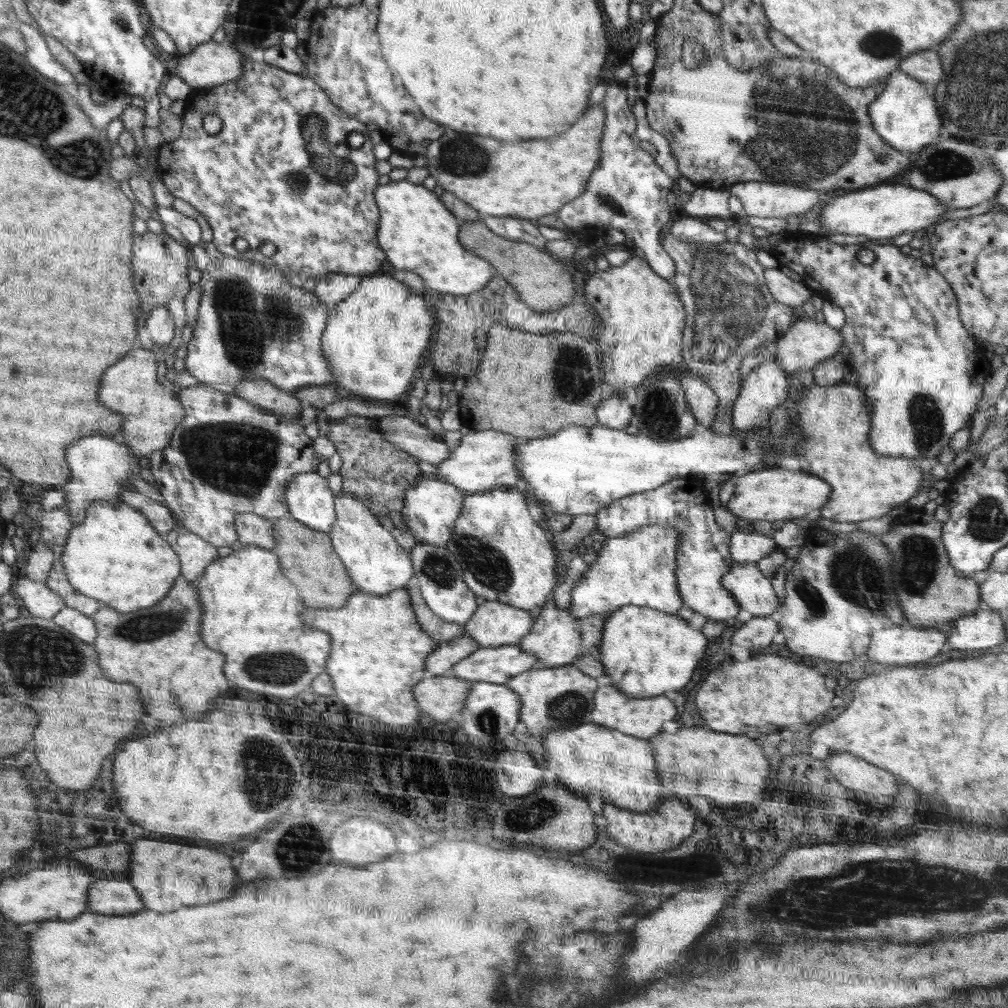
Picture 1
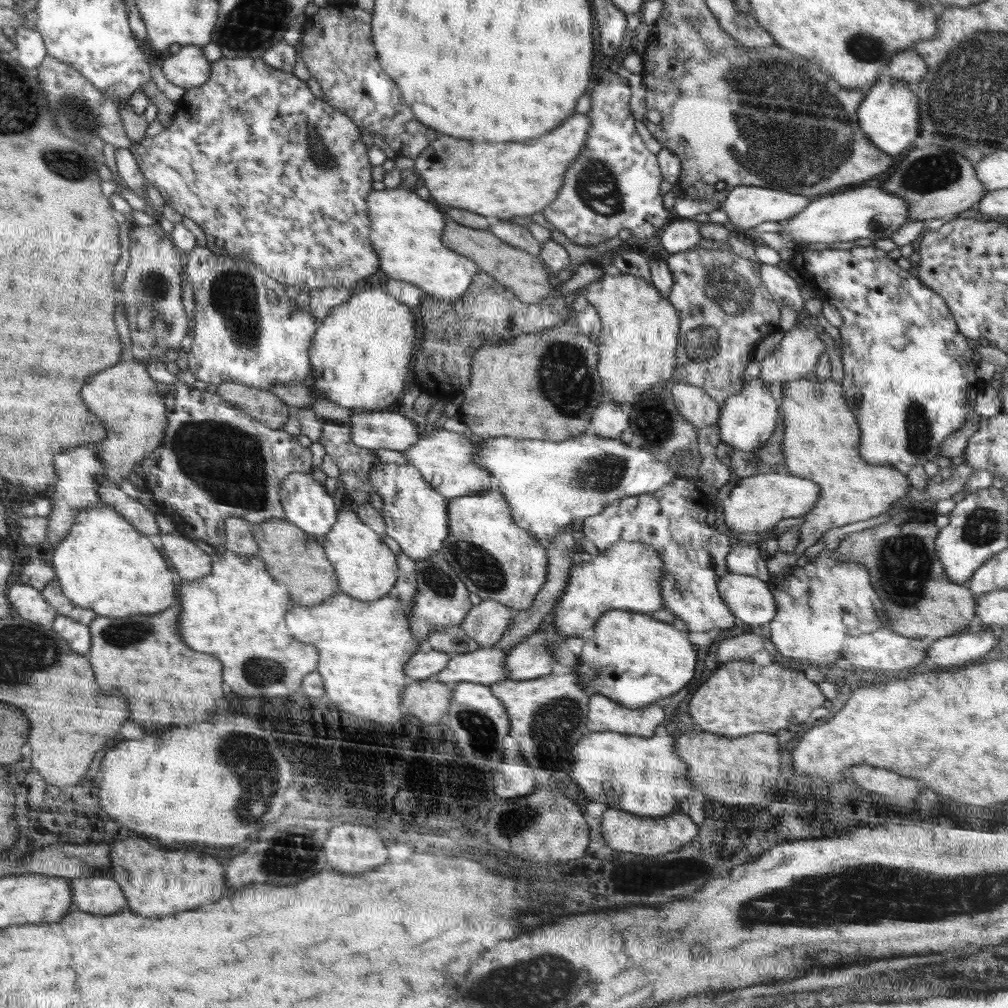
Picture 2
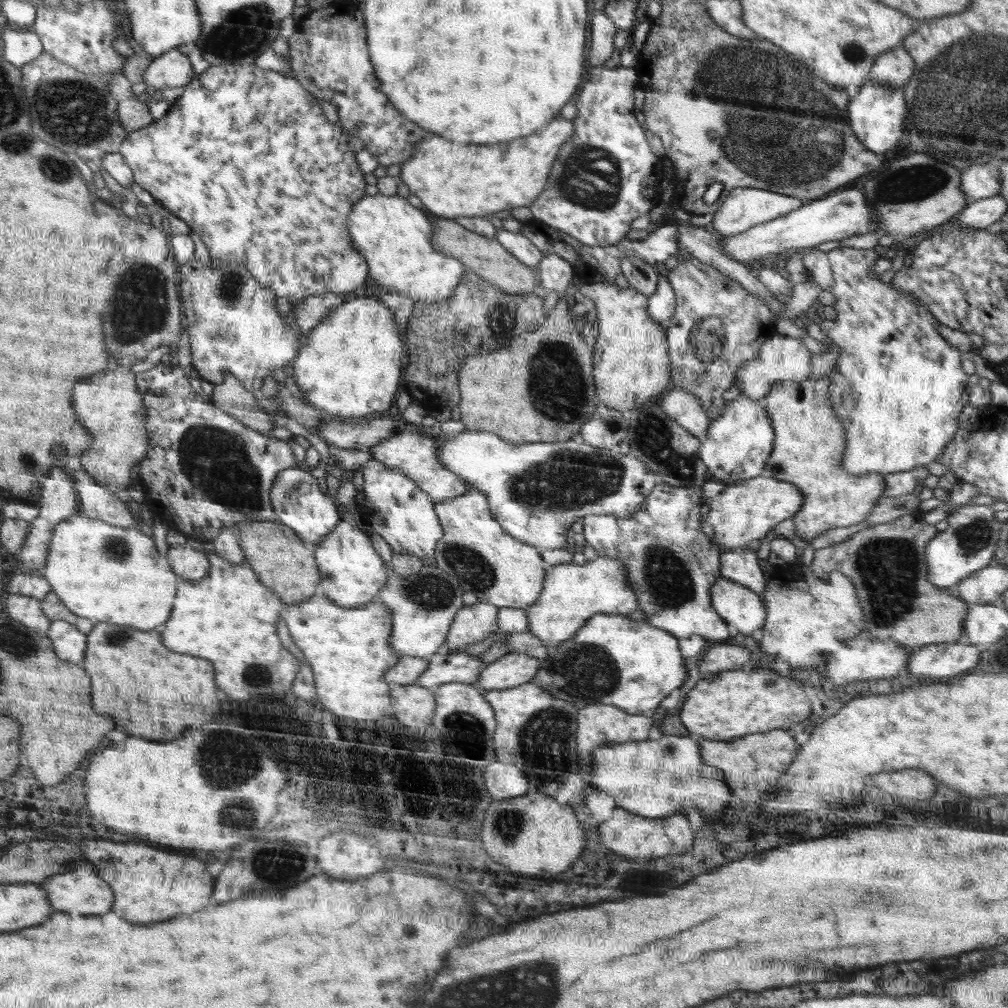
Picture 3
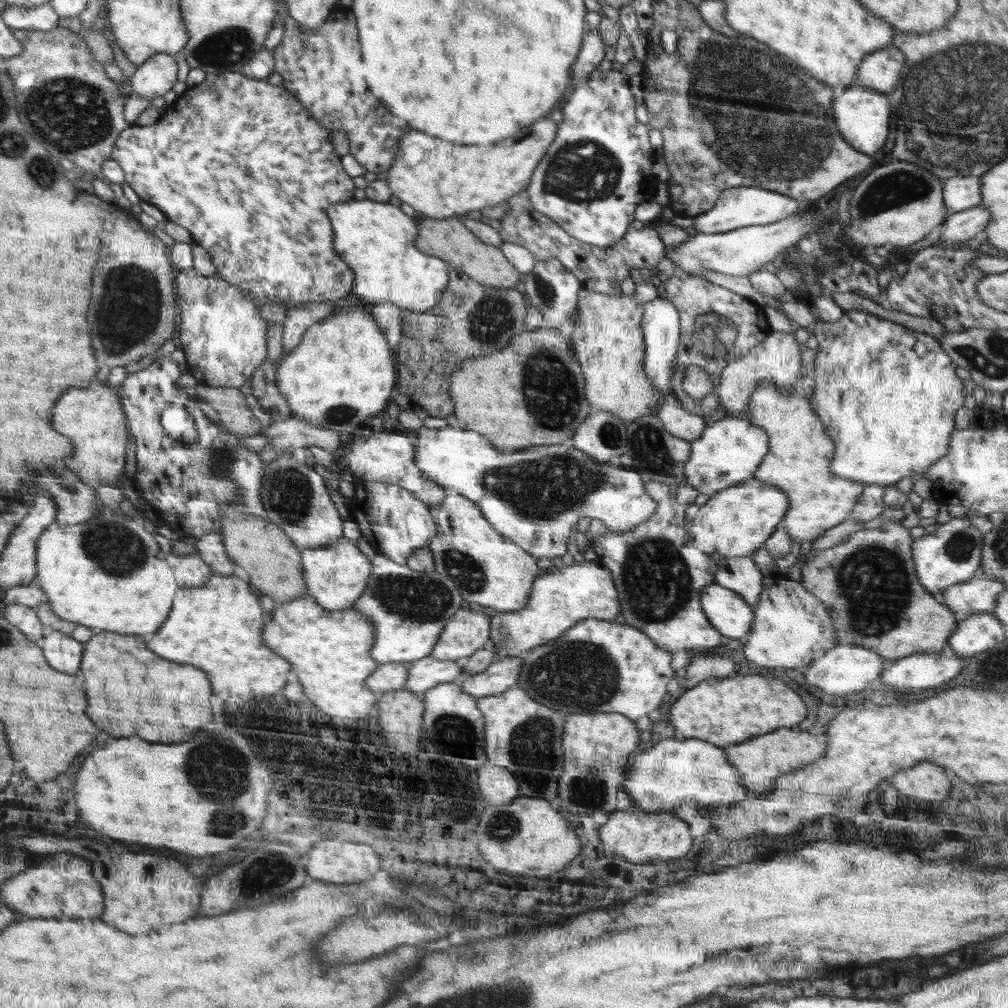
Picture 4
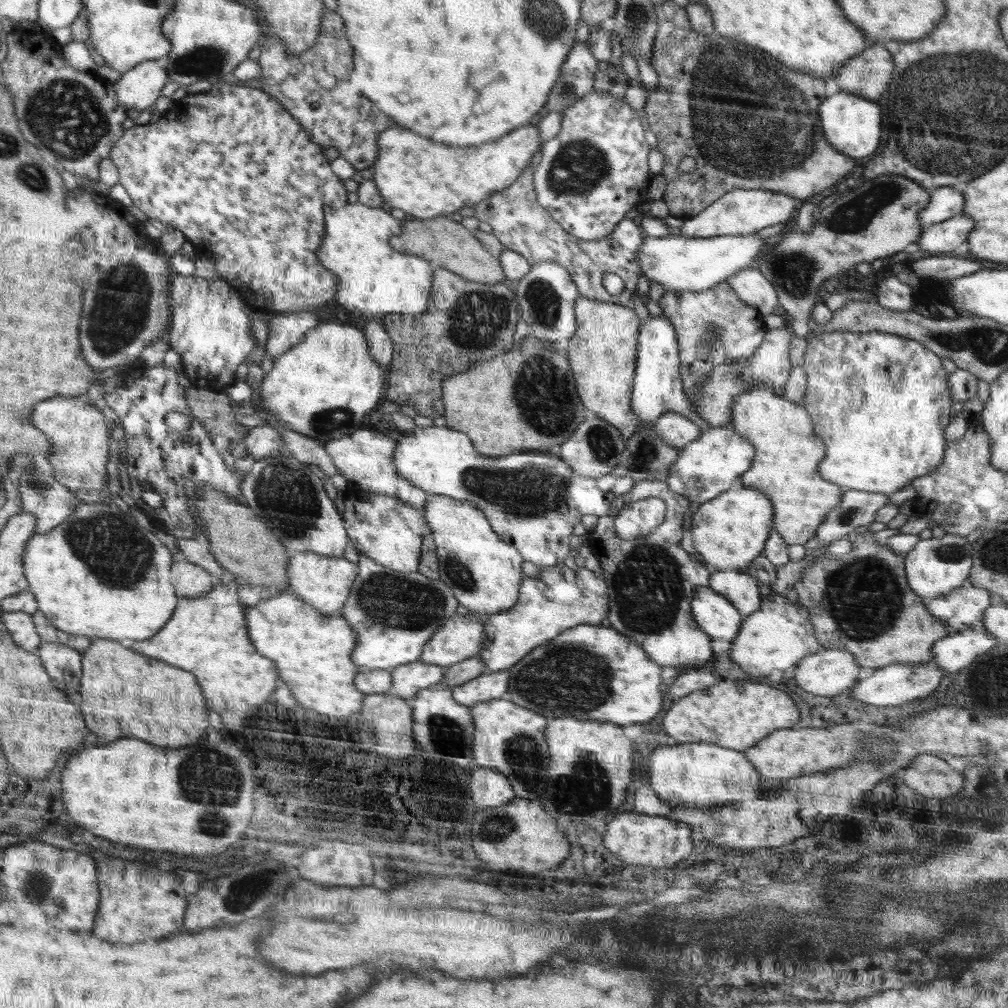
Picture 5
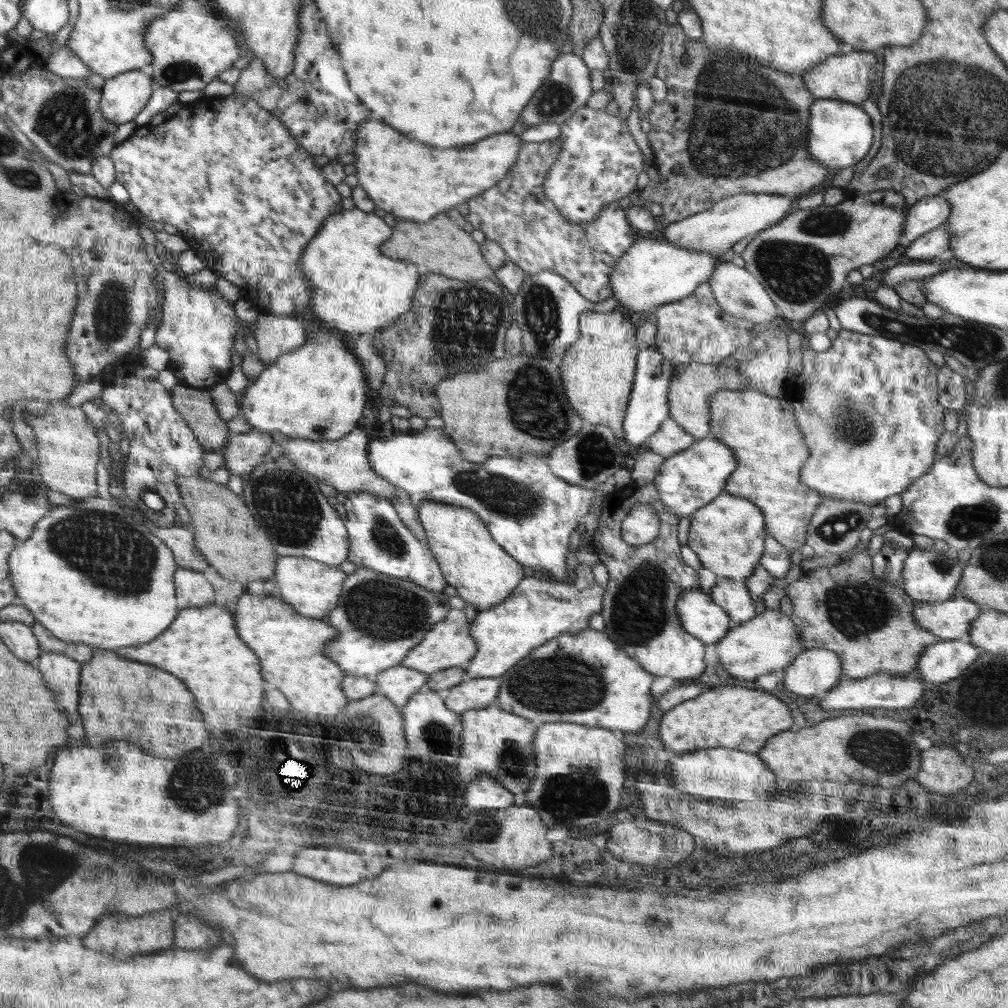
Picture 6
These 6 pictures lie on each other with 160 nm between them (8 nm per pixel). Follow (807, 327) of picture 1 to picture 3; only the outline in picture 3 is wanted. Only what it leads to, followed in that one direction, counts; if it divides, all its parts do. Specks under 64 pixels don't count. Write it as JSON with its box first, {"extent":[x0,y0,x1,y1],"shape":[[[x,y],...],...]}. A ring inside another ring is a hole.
{"extent":[733,333,812,400],"shape":[[[777,333],[762,343],[756,358],[744,362],[744,366],[736,372],[733,383],[740,389],[740,395],[758,400],[765,397],[776,383],[784,380],[805,381],[811,374],[811,368],[812,352],[802,344],[802,341]]]}

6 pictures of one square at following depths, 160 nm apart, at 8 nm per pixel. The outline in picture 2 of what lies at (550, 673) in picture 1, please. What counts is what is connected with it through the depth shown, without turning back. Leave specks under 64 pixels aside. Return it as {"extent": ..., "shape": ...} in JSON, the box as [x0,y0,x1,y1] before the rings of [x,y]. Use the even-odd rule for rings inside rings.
{"extent":[490,672,589,775],"shape":[[[572,672],[564,675],[546,675],[530,680],[506,680],[490,685],[491,690],[506,707],[507,714],[510,715],[511,728],[510,736],[516,740],[519,746],[517,754],[524,756],[524,761],[536,770],[554,770],[563,775],[571,768],[573,762],[572,747],[586,735],[586,721],[588,714],[589,696],[576,680],[576,675]]]}

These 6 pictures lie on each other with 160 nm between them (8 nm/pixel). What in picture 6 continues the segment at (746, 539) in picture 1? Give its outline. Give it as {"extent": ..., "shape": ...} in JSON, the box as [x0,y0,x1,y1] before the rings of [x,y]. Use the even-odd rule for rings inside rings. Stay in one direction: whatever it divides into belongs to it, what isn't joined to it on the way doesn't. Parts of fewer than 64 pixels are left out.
{"extent":[711,577,757,629],"shape":[[[725,577],[716,580],[716,585],[711,588],[711,599],[728,614],[732,629],[757,615],[744,582]]]}

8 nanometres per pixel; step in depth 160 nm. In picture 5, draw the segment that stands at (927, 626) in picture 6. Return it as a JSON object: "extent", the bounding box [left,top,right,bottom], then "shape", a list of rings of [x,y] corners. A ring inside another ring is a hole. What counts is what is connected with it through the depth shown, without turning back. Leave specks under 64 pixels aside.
{"extent":[925,580,991,634],"shape":[[[966,580],[962,586],[925,602],[927,611],[939,618],[950,634],[966,630],[972,622],[981,620],[990,606],[991,593]]]}

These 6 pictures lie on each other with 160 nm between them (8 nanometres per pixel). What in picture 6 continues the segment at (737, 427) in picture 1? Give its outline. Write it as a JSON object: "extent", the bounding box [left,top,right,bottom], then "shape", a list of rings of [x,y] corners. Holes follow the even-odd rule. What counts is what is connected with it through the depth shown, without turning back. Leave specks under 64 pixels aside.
{"extent":[652,437,736,520],"shape":[[[706,437],[696,440],[686,450],[665,457],[652,483],[657,487],[665,508],[669,508],[679,519],[686,517],[691,520],[696,510],[721,493],[736,465],[735,454],[729,446]]]}

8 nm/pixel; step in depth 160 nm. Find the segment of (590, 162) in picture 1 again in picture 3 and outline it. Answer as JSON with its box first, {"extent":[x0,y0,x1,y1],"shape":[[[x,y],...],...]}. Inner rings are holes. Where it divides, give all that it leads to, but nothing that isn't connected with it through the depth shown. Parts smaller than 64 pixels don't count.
{"extent":[399,116,574,219],"shape":[[[558,116],[556,122],[550,122],[540,134],[532,134],[530,138],[516,138],[510,146],[510,142],[500,142],[496,146],[462,146],[454,144],[442,136],[432,136],[420,142],[415,152],[405,162],[401,163],[399,174],[401,182],[404,182],[410,190],[410,194],[418,196],[428,212],[436,214],[437,218],[446,217],[454,219],[460,216],[482,217],[490,212],[510,210],[519,206],[530,206],[532,201],[546,189],[547,178],[554,166],[555,158],[559,150],[573,136],[574,123],[567,118]]]}

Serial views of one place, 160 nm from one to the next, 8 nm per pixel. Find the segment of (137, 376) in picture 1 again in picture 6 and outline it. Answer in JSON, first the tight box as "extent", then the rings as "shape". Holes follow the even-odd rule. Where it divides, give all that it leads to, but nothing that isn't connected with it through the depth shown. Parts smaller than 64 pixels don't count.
{"extent":[24,401,100,500],"shape":[[[65,401],[53,402],[46,415],[24,414],[24,422],[36,435],[38,464],[35,465],[43,483],[56,492],[75,500],[96,496],[96,464],[100,458],[100,440],[86,422],[81,408],[70,408]]]}

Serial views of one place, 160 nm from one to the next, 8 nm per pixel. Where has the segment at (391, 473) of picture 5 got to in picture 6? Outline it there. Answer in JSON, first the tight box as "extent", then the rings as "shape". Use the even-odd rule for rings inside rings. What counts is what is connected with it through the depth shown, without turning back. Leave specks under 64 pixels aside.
{"extent":[273,430,402,499],"shape":[[[352,430],[347,437],[340,438],[336,441],[310,441],[307,439],[291,439],[276,433],[273,435],[276,444],[279,444],[281,448],[281,454],[286,457],[290,462],[295,463],[295,467],[298,470],[308,472],[312,476],[315,476],[317,480],[324,480],[330,486],[333,486],[337,492],[344,493],[356,493],[359,491],[368,491],[370,494],[380,495],[381,497],[391,499],[394,498],[399,492],[402,492],[400,487],[396,487],[393,484],[388,483],[379,474],[374,473],[368,462],[367,452],[368,445],[372,444],[369,436],[362,432],[362,430]]]}

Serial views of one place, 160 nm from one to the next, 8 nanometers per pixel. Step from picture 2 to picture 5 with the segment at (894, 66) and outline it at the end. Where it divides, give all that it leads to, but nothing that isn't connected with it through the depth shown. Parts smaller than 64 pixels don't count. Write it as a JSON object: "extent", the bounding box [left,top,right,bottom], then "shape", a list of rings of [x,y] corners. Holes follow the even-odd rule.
{"extent":[833,44,893,100],"shape":[[[876,44],[848,59],[833,74],[833,79],[840,91],[878,100],[888,88],[893,68],[891,51],[884,44]]]}

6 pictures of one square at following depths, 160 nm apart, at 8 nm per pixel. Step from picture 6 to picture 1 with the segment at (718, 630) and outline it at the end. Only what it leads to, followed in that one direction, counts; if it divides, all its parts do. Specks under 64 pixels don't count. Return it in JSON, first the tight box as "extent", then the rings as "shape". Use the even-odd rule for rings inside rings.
{"extent":[721,563,780,617],"shape":[[[733,563],[722,578],[721,585],[736,598],[742,610],[750,612],[754,617],[770,616],[780,604],[771,580],[762,575],[757,563]]]}

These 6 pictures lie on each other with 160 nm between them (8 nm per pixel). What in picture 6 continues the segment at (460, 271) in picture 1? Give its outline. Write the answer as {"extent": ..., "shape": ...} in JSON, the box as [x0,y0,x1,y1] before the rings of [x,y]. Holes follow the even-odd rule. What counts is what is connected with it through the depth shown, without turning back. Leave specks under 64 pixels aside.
{"extent":[300,207,421,342],"shape":[[[354,207],[352,210],[342,210],[333,214],[324,222],[324,230],[316,234],[316,242],[304,250],[304,258],[300,258],[300,270],[303,277],[313,286],[311,306],[312,314],[320,320],[324,327],[339,330],[342,336],[353,342],[357,336],[372,334],[378,330],[390,327],[396,318],[403,316],[414,305],[414,290],[421,277],[419,267],[406,260],[390,258],[382,252],[382,244],[390,238],[390,228],[376,214],[364,212]]]}

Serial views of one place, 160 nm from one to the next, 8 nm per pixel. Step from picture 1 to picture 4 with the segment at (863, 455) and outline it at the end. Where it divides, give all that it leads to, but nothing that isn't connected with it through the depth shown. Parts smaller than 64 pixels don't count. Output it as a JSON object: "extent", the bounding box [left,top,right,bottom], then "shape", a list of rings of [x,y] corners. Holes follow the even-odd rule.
{"extent":[746,384,866,543],"shape":[[[765,384],[750,395],[746,413],[751,424],[764,428],[768,435],[768,452],[754,472],[753,478],[778,487],[784,491],[784,494],[787,494],[789,505],[781,520],[781,527],[791,536],[791,539],[799,543],[812,542],[829,528],[848,519],[866,484],[857,480],[840,478],[831,473],[829,464],[835,451],[834,441],[826,435],[821,420],[812,410],[804,394],[800,391],[779,390],[772,384]]]}

